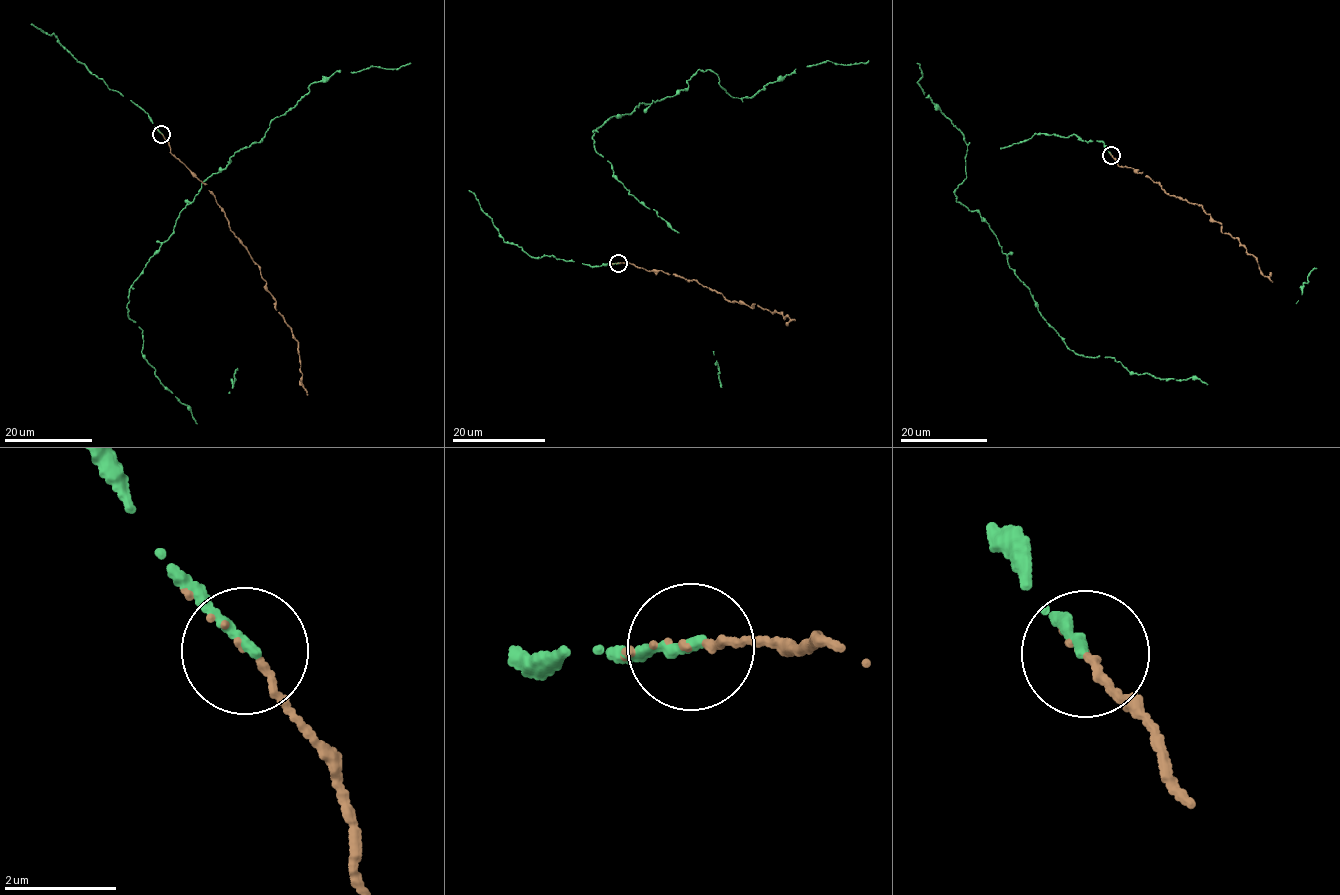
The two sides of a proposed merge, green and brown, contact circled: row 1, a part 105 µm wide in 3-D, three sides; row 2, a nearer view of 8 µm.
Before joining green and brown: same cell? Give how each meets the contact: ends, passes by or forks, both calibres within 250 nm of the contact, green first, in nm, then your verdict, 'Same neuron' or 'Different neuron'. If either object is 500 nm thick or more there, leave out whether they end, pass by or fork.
At the ring green ends. At the ring brown ends. Thickness 180 nm (green) against 90 nm. Same neuron

